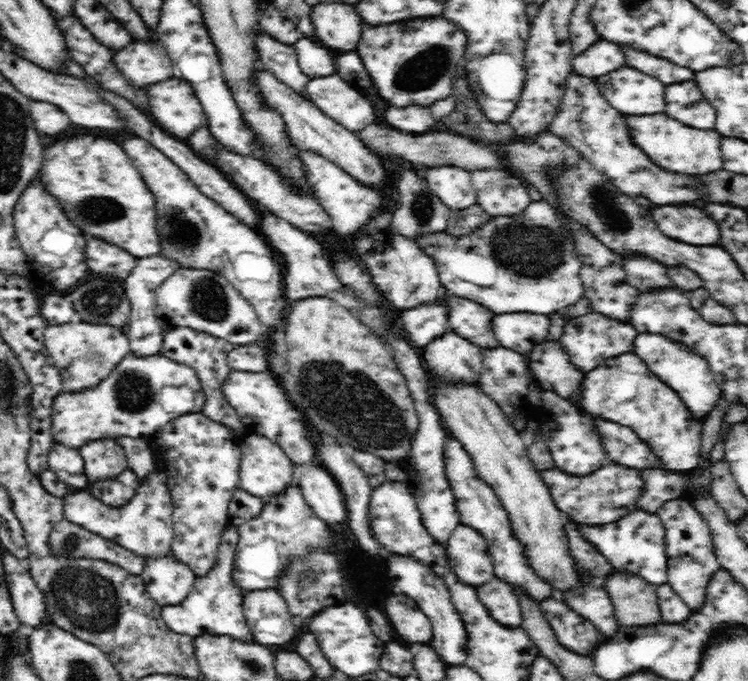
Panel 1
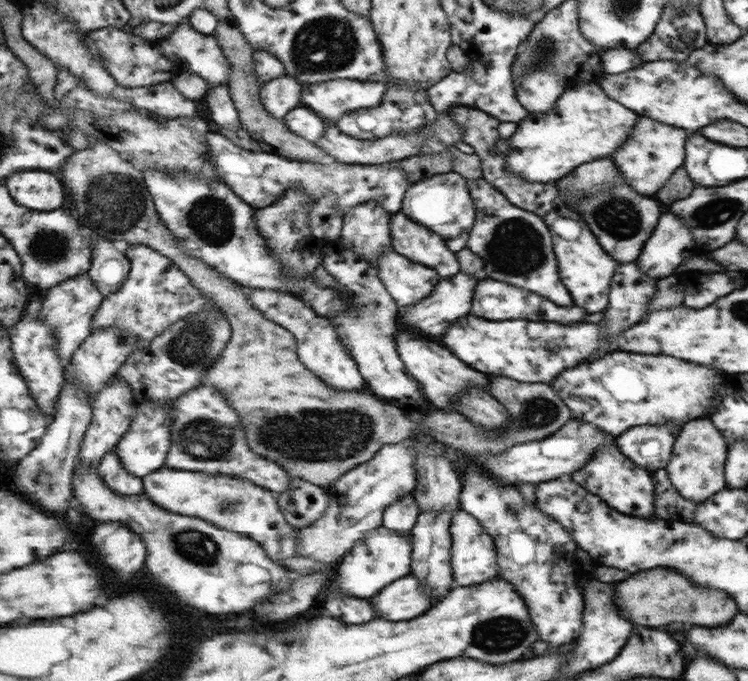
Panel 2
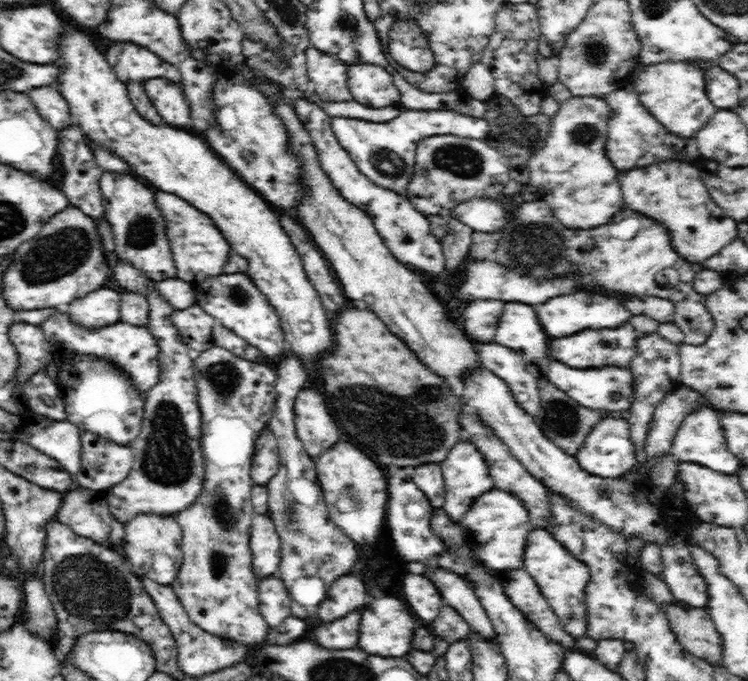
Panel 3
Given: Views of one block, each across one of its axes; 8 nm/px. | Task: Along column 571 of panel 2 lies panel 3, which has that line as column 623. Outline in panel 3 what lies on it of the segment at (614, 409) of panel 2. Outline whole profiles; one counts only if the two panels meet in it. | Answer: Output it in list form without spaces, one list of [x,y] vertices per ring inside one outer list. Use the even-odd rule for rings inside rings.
[[[552,362],[548,374],[543,378],[565,392],[579,406],[589,408],[589,410],[598,410],[598,412],[606,412],[606,414],[617,412],[617,414],[626,416],[632,408],[634,377],[630,368],[622,370],[618,366],[602,366],[602,368],[590,368],[590,370],[574,370],[560,362]]]

